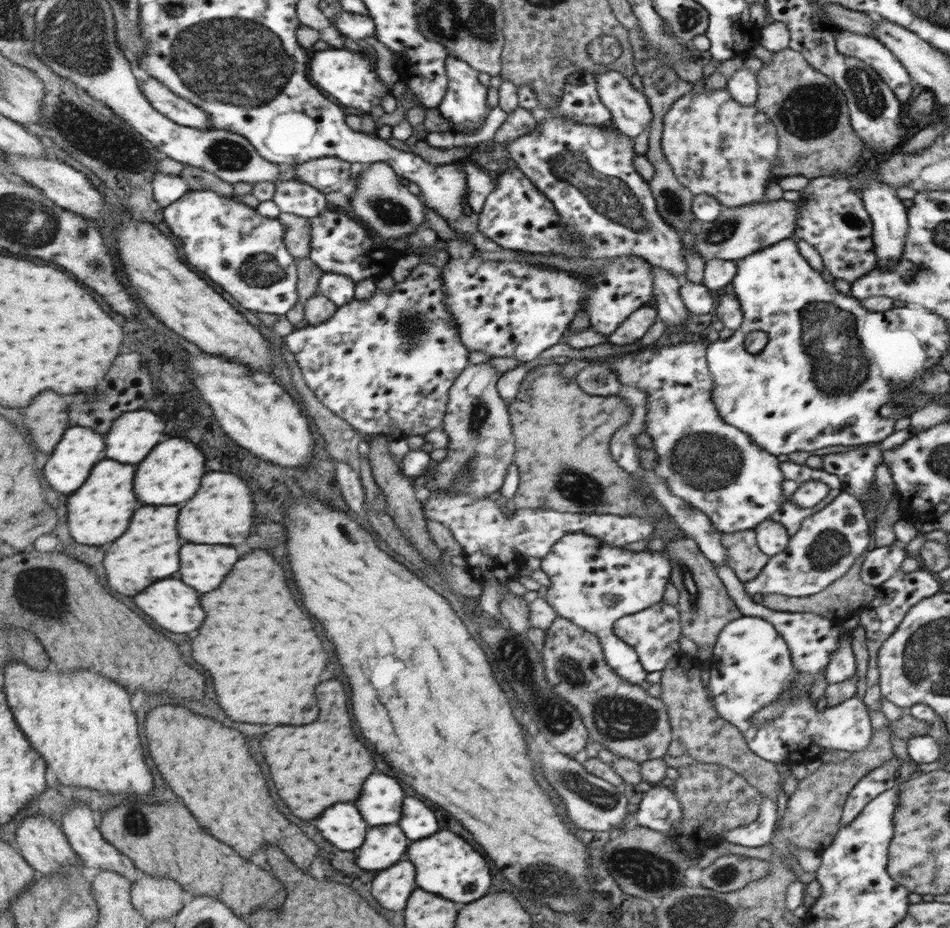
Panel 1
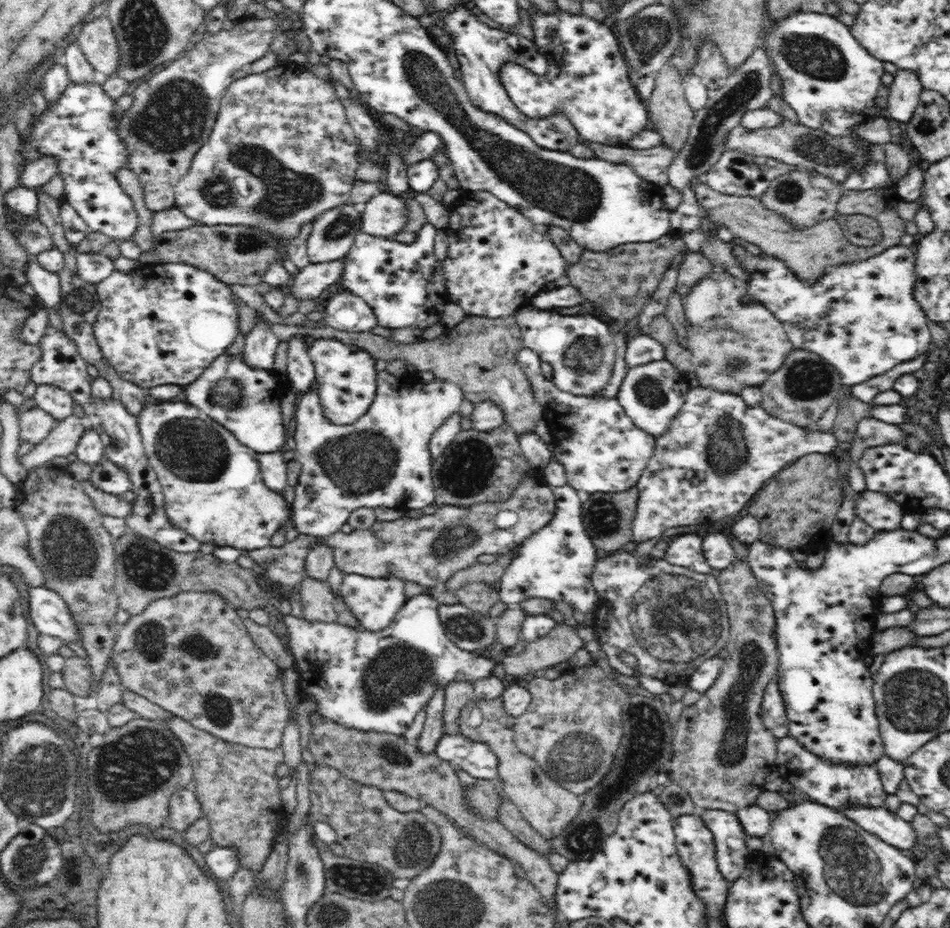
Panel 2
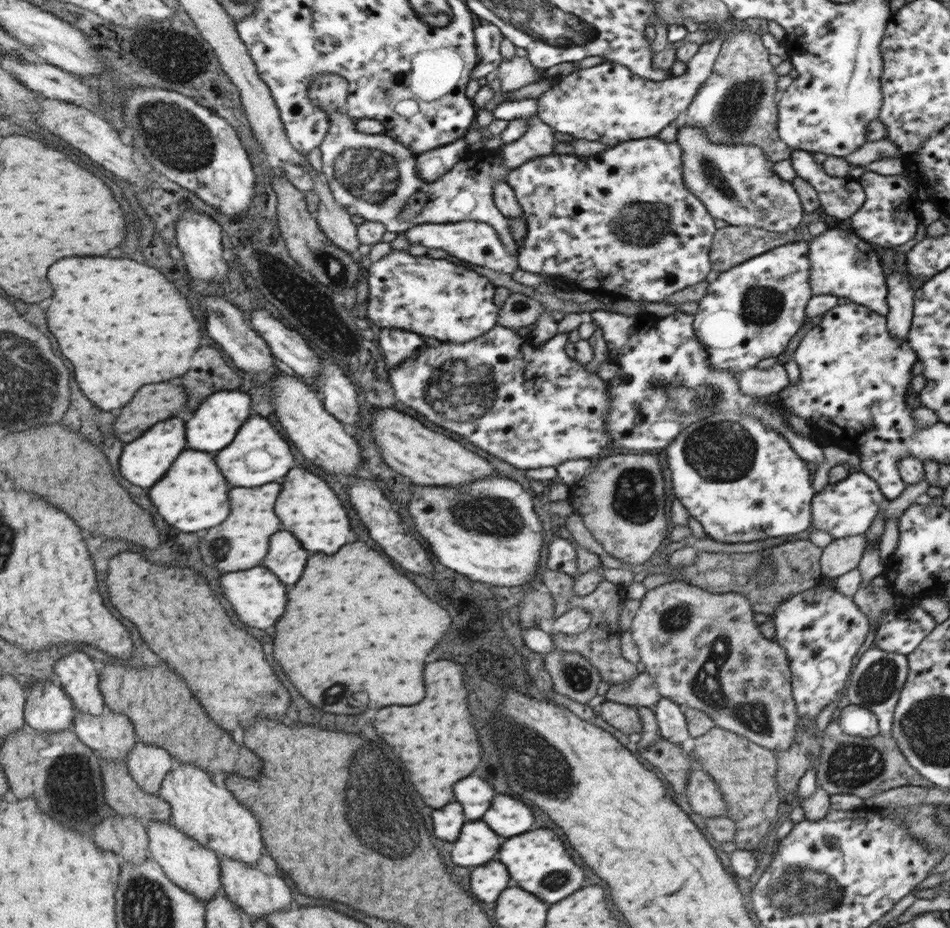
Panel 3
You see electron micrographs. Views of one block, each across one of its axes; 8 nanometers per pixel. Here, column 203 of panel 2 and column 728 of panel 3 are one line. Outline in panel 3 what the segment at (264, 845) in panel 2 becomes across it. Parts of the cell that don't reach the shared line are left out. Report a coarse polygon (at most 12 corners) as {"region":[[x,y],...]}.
{"region":[[712,728],[695,738],[736,821],[752,851],[778,820],[776,755]]}

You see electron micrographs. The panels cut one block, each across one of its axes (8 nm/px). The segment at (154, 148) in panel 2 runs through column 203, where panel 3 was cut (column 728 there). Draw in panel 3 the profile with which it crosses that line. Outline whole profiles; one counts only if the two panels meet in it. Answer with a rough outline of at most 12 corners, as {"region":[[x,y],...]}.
{"region":[[760,36],[724,37],[680,126],[788,160]]}

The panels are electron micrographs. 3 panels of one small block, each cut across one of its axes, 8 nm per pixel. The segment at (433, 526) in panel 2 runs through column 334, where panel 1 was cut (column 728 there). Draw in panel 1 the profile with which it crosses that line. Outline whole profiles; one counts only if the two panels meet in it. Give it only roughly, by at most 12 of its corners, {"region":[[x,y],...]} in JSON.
{"region":[[755,530],[721,533],[729,566],[742,583],[770,562]]}

